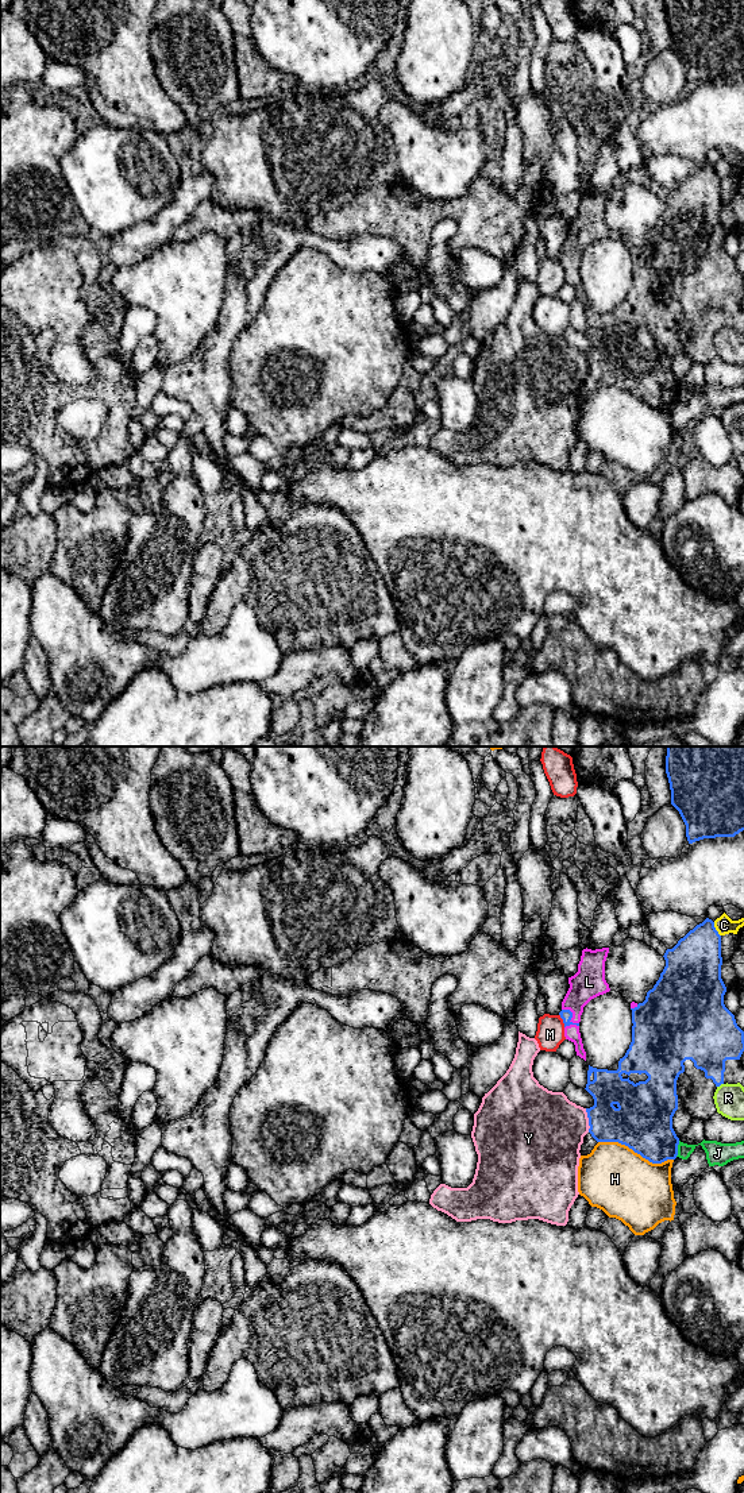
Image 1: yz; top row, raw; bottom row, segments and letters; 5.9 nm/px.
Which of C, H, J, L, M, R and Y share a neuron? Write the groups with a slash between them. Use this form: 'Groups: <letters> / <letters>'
Groups: C / H / J / L / M / R / Y

